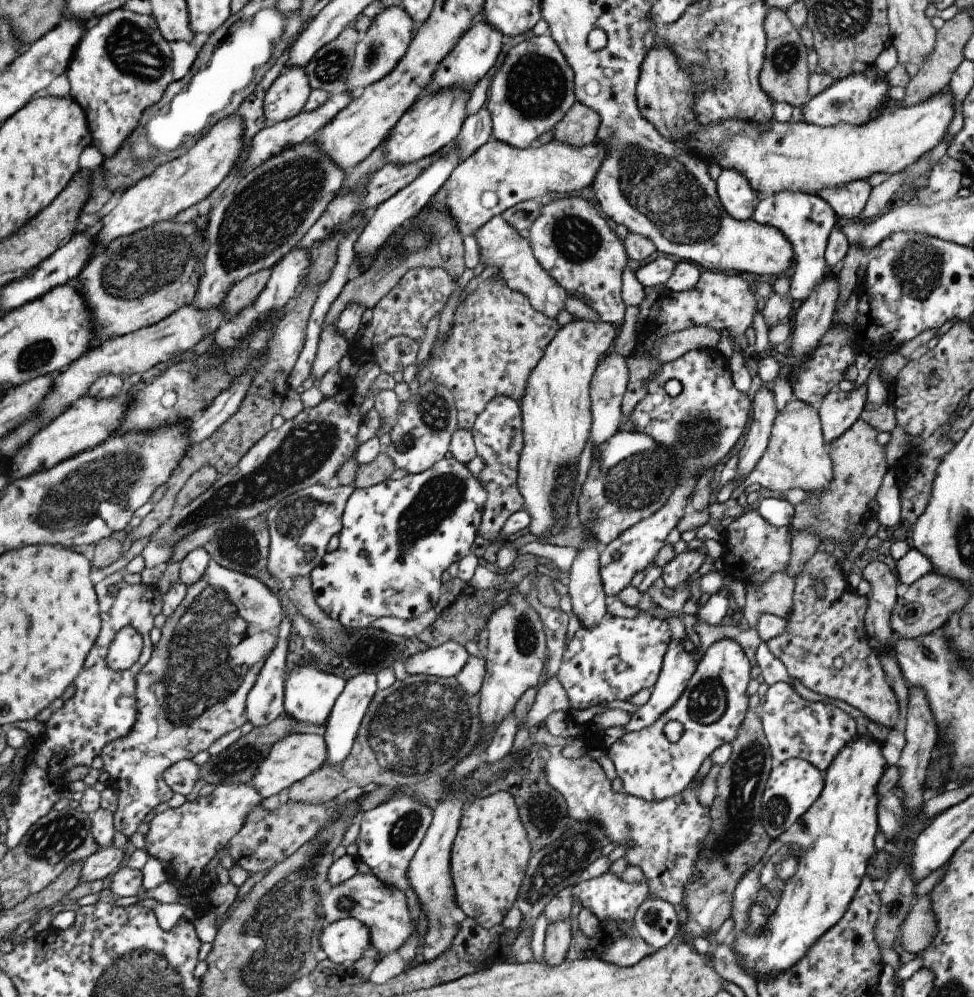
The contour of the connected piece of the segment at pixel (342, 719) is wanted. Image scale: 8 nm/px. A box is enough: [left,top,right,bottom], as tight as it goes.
[324,673,376,763]

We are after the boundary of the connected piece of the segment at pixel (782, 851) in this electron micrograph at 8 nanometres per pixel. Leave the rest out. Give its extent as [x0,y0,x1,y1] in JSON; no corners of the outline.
[727,735,887,981]

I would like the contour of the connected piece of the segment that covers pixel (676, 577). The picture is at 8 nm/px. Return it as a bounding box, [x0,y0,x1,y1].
[660,550,703,590]

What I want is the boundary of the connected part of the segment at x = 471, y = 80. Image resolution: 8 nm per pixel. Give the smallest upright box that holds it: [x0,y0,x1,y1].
[425,19,502,93]

